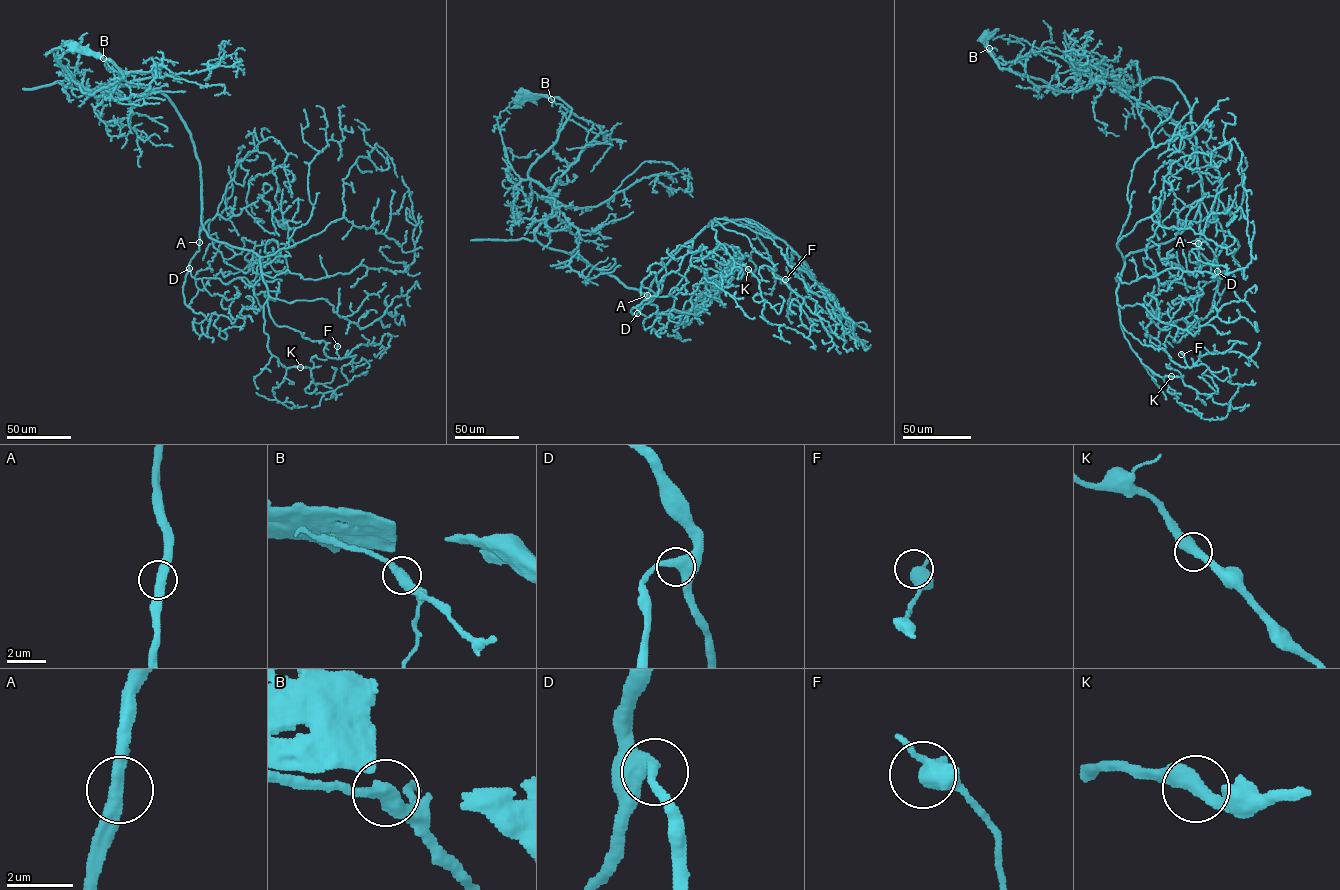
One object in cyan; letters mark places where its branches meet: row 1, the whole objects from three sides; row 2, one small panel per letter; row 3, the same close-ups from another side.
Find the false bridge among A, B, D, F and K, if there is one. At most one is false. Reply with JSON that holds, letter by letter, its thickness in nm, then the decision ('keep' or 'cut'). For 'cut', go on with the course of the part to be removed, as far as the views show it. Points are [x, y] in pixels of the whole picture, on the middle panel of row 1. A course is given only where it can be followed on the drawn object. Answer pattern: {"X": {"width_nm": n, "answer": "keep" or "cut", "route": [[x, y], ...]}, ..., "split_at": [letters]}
{"A": {"width_nm": 420, "answer": "keep"}, "B": {"width_nm": 440, "answer": "keep"}, "D": {"width_nm": 440, "answer": "keep"}, "F": {"width_nm": 460, "answer": "keep"}, "K": {"width_nm": 480, "answer": "keep"}, "split_at": []}

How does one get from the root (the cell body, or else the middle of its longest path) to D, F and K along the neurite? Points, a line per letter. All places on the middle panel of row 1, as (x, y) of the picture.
D: (524, 95), (546, 95), (602, 132), (557, 179), (552, 212), (535, 237), (646, 293), (637, 313)
F: (524, 95), (602, 132), (557, 179), (534, 232), (542, 244), (649, 299), (658, 272), (715, 218), (785, 279)
K: (524, 95), (602, 132), (557, 179), (542, 244), (649, 299), (715, 218), (748, 269)

